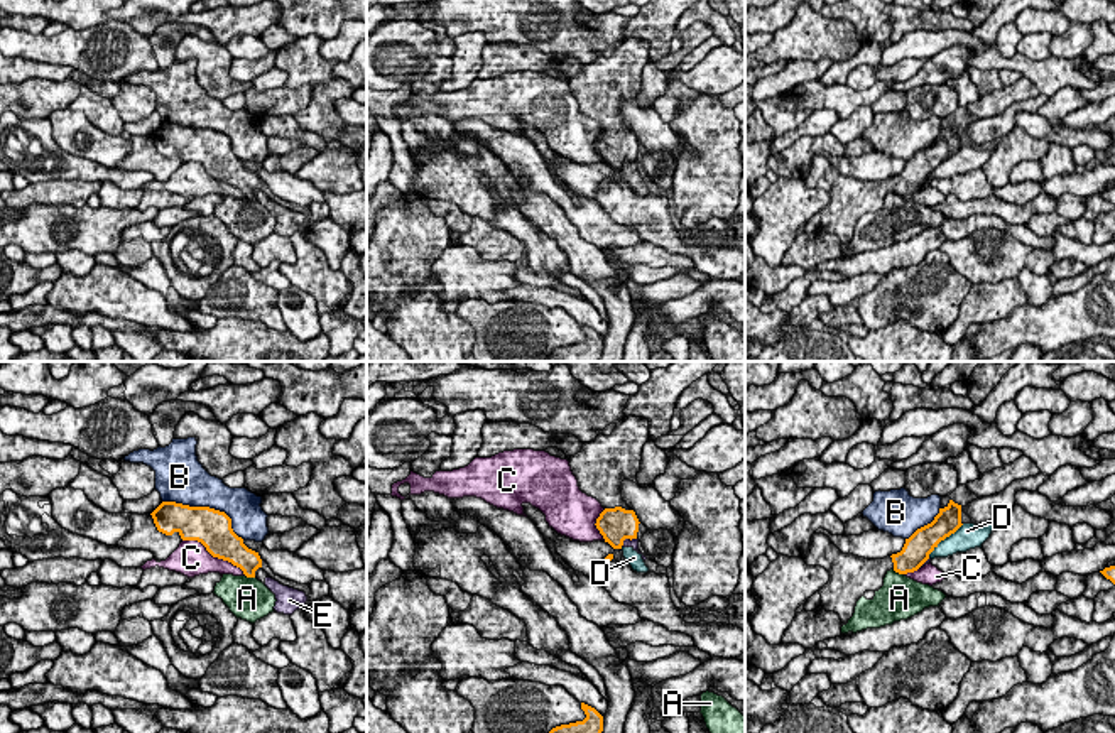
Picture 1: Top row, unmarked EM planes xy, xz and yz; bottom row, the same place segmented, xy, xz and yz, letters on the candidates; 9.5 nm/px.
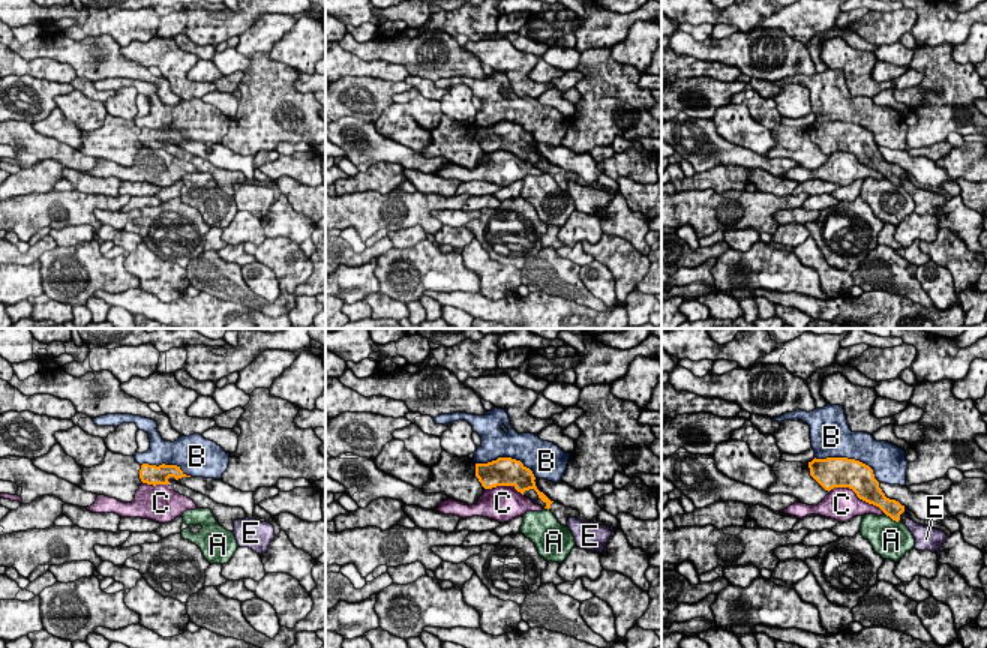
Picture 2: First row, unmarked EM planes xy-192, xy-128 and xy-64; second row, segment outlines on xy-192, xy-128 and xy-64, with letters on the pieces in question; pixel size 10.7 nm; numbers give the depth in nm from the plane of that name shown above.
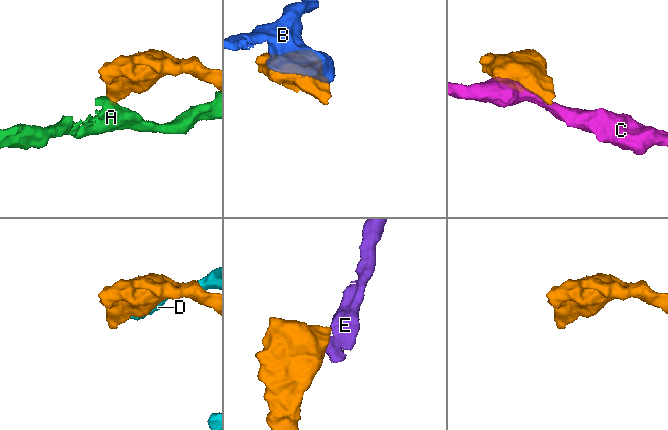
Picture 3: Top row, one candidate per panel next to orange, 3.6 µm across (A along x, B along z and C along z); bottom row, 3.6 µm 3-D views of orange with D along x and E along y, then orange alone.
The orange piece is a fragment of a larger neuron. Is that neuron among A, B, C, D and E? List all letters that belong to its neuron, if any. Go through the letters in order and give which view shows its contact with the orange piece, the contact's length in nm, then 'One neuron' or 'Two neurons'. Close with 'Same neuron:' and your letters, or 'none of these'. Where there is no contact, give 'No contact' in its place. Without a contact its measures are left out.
A: Touches orange in yz. Shared border 120 nm. Two neurons
B: Touches orange in xy. Shared border 850 nm. Two neurons
C: Touches orange in xy. Shared border 700 nm. Two neurons
D: Touches orange in yz. Shared border 460 nm. Two neurons
E: Touches orange in xz. Shared border 180 nm. Two neurons
Same neuron: none of these

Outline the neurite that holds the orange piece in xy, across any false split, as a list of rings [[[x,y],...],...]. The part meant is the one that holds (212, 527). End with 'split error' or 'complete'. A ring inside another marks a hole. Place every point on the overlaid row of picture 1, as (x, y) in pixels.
[[[162,502],[150,515],[159,532],[177,532],[182,540],[201,542],[213,557],[231,562],[247,578],[255,578],[255,571],[262,567],[258,552],[248,549],[233,532],[231,519],[225,512]]] | complete

